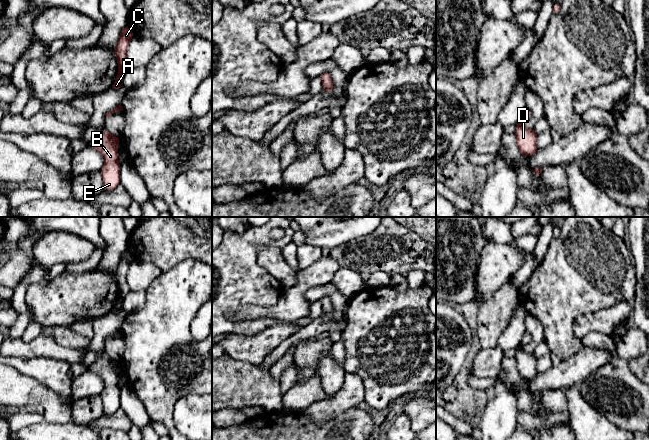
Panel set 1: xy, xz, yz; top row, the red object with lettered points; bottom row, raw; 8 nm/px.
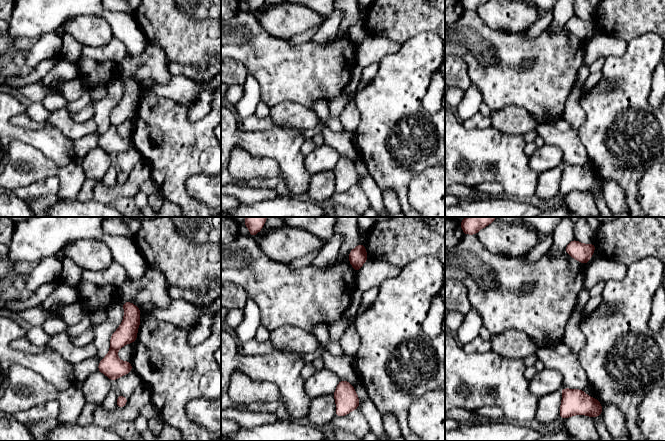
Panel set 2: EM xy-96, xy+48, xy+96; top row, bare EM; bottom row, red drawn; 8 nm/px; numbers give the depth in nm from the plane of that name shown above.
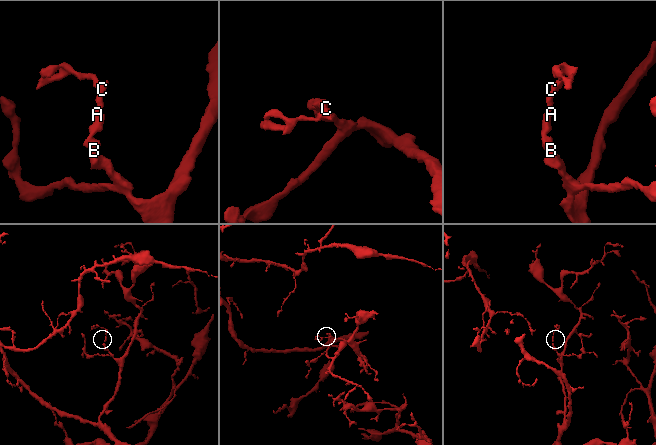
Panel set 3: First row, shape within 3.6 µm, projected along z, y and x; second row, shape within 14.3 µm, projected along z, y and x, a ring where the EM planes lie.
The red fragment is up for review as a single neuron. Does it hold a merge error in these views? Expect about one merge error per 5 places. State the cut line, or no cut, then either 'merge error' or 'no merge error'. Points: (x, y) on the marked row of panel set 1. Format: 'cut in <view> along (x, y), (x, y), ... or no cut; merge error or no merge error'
no cut; no merge error

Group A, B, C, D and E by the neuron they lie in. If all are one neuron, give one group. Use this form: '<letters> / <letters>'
A B C D E

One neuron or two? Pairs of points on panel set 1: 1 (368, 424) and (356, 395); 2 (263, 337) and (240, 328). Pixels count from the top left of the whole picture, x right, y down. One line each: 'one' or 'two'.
1: two
2: two

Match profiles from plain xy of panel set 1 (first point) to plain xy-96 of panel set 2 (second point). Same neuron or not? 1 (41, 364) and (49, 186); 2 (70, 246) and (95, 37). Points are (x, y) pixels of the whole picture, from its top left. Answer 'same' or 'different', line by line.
1: same
2: same

